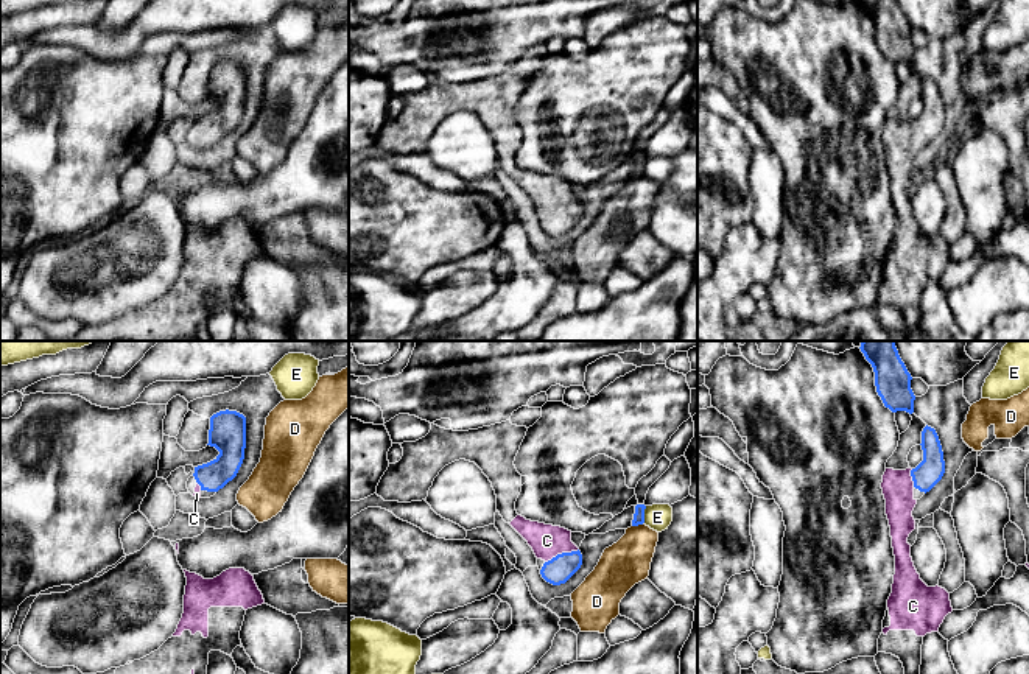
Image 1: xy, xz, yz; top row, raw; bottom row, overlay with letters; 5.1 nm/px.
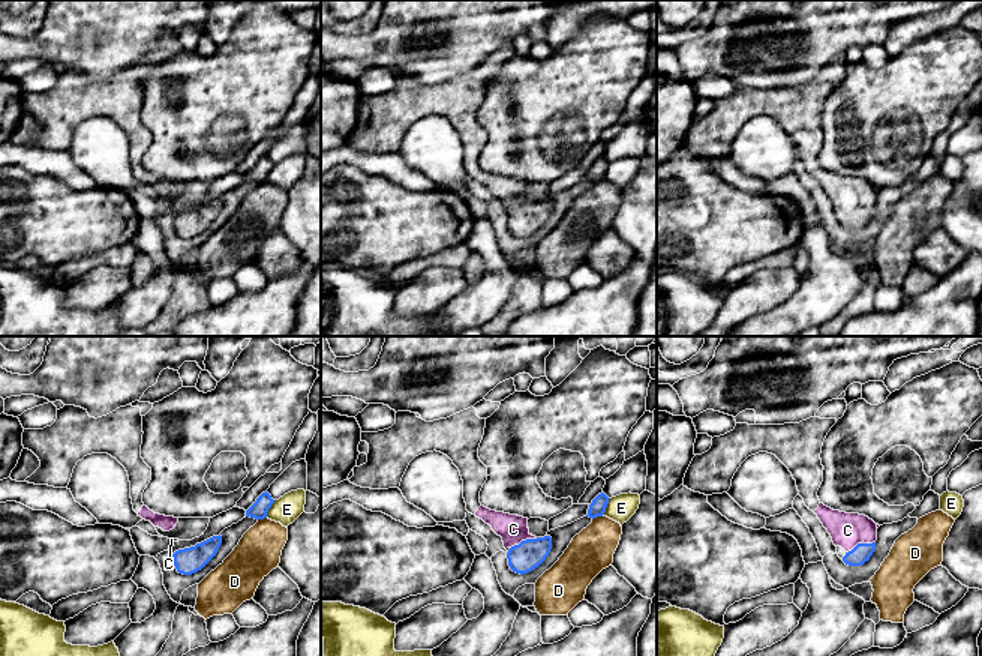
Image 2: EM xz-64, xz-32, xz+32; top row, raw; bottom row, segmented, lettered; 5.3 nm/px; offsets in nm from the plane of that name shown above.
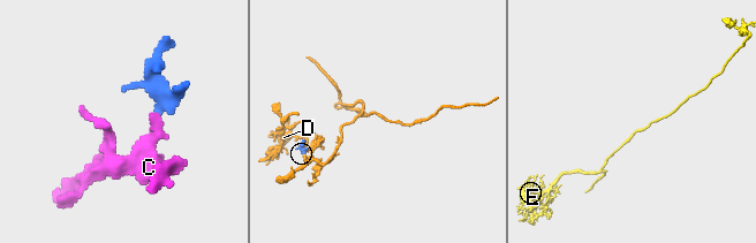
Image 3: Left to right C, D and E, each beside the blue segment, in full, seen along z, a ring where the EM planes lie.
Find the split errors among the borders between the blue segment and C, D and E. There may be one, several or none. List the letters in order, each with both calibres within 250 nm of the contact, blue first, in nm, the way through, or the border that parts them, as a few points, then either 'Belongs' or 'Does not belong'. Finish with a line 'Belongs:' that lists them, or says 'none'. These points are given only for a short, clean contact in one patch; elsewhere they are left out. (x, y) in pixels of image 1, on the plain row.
C: Thickness 140 nm (blue) against 170 nm. Path across: xz (558, 221), (562, 204), (547, 192). Belongs
D: Thickness 60 nm (blue) against 240 nm. Boundary: xz (643, 173), (632, 178). Does not belong
E: Thickness 60 nm (blue) against 140 nm. Does not belong
Belongs: C

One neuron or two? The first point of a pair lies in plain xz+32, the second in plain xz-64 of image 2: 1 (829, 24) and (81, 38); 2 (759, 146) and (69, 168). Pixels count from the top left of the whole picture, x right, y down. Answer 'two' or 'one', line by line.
1: one
2: two

